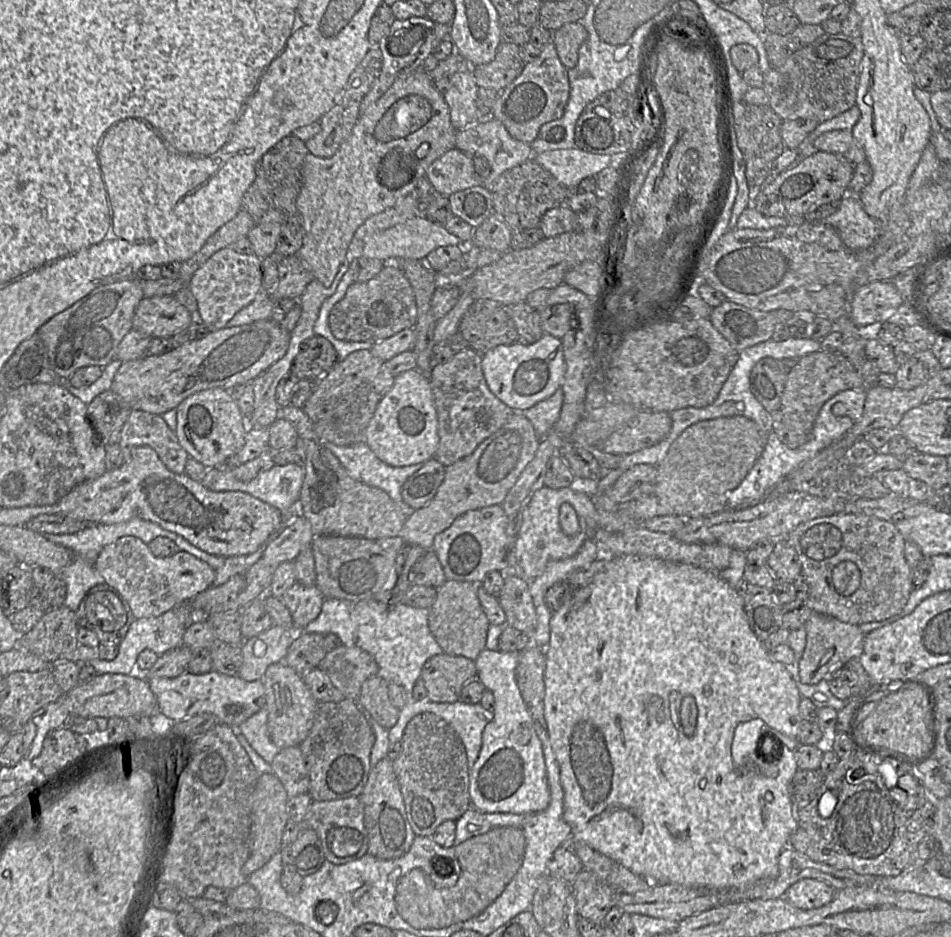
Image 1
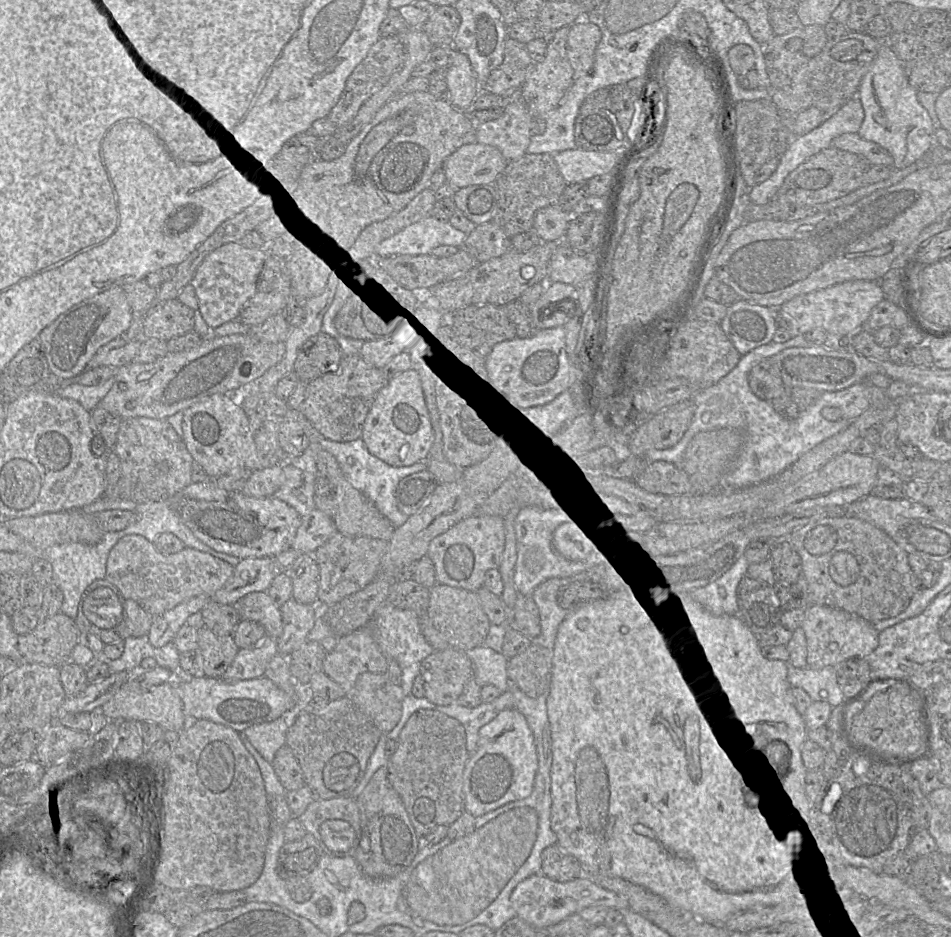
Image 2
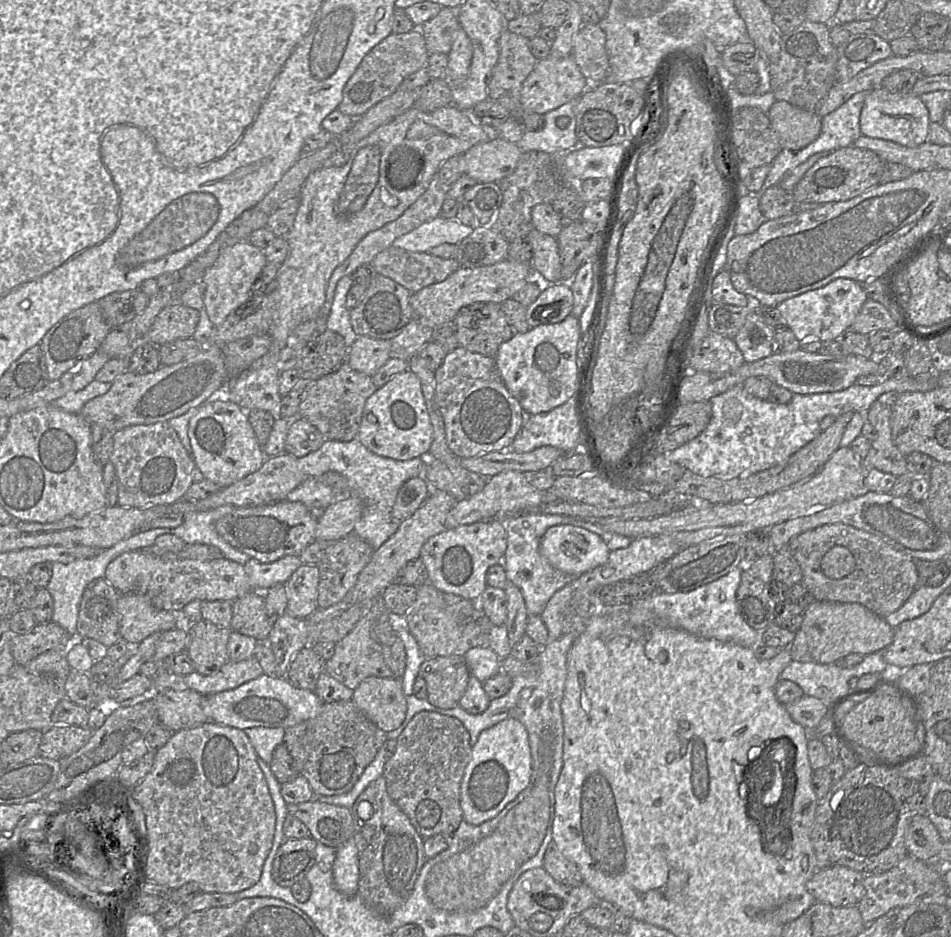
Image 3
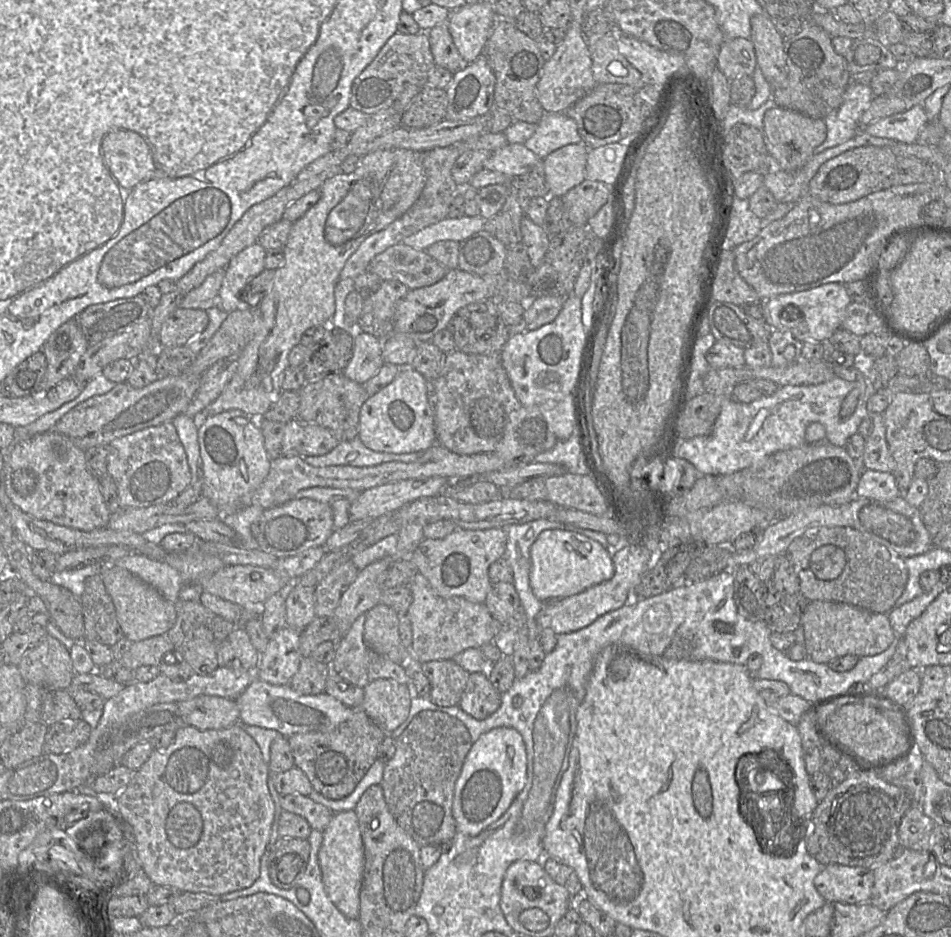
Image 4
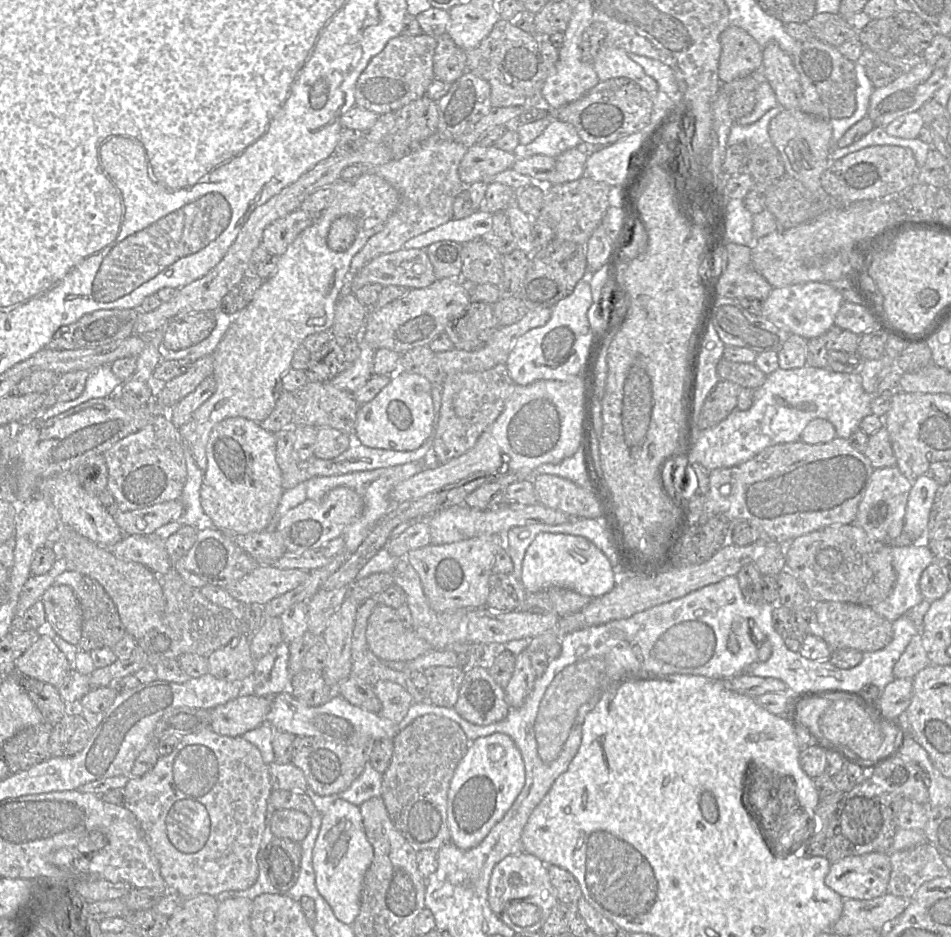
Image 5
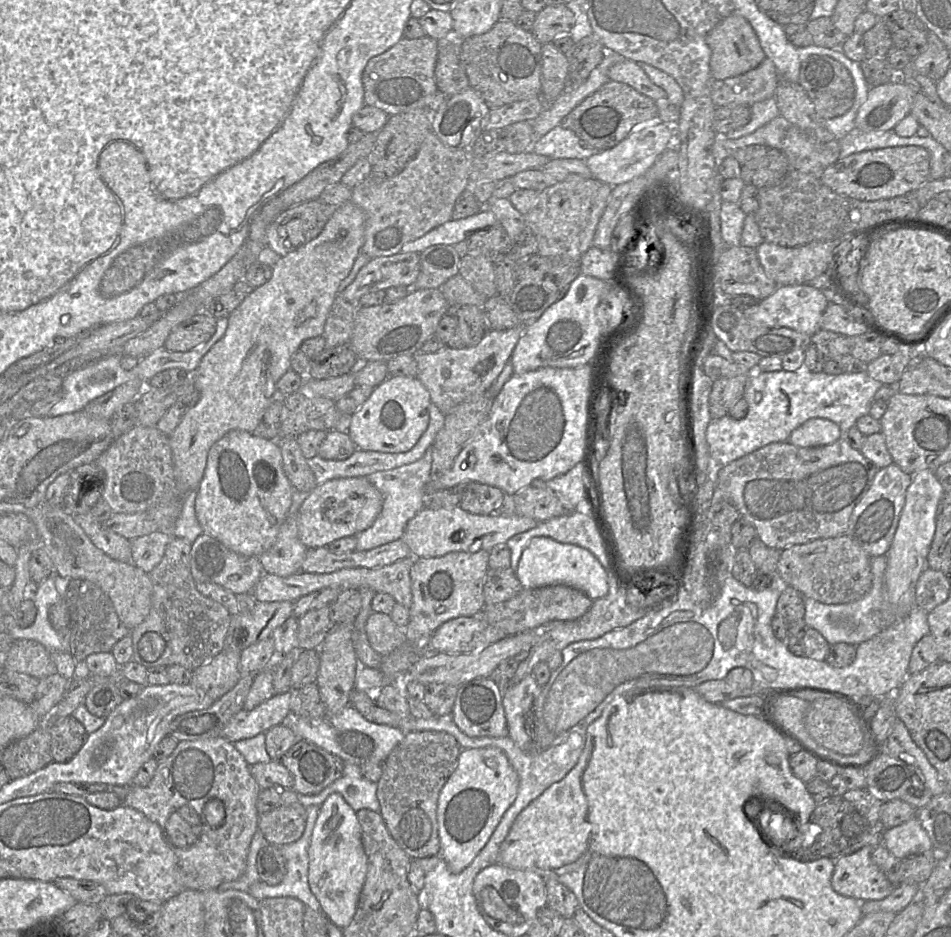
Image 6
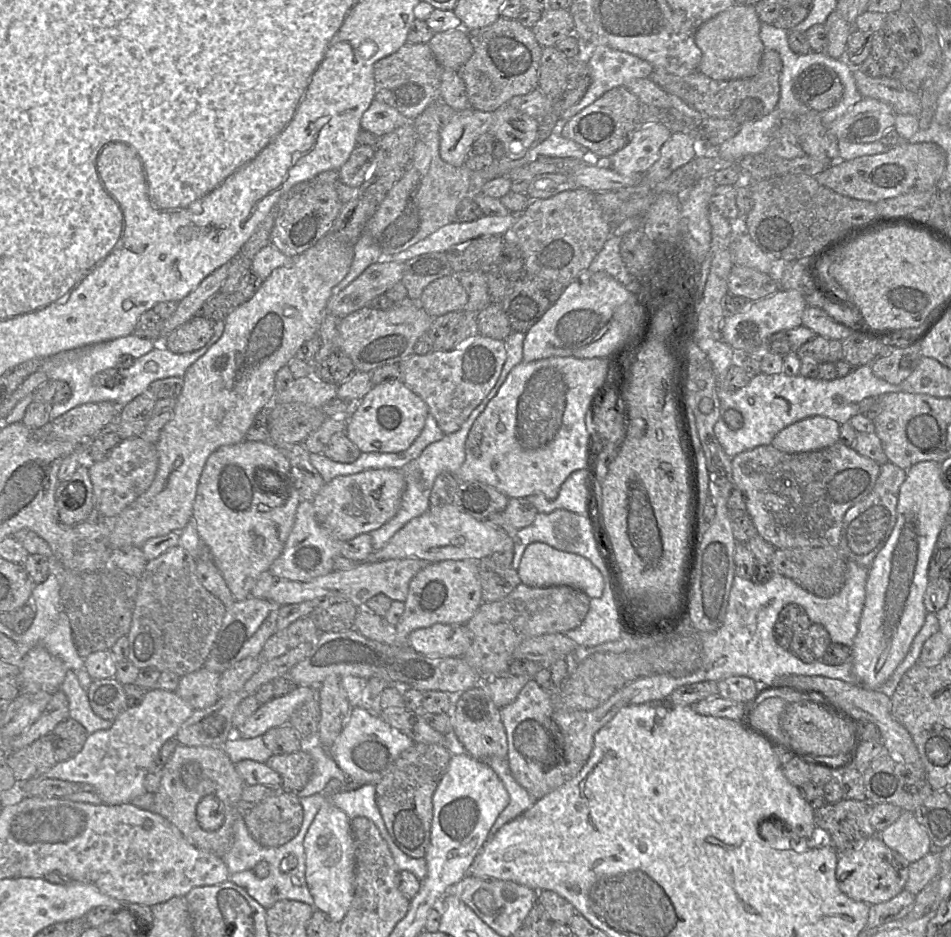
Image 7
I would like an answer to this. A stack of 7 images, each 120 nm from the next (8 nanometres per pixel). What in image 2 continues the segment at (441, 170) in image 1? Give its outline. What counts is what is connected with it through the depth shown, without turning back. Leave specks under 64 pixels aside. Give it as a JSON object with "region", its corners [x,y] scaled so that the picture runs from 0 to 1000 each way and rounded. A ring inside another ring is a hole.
{"region":[[[496,153],[485,156],[471,166],[464,181],[468,186],[469,195],[486,202],[518,196],[534,173],[523,158]]]}

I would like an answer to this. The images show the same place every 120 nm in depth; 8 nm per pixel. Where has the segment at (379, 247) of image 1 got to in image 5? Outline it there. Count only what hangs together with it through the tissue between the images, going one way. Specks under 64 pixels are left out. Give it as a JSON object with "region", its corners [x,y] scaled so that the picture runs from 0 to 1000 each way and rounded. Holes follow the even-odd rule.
{"region":[[[509,224],[499,225],[485,235],[473,235],[456,244],[427,257],[425,266],[448,266],[462,257],[476,257],[490,260],[505,255],[517,243],[518,228]]]}

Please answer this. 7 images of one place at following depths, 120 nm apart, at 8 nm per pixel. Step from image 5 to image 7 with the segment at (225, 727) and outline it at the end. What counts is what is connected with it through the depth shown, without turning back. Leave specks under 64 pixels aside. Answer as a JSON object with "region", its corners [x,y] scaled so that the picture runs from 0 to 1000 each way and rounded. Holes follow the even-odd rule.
{"region":[[[313,732],[302,742],[287,745],[274,752],[267,762],[247,779],[256,788],[277,785],[282,779],[304,773],[309,758],[320,748],[335,747],[334,733]]]}

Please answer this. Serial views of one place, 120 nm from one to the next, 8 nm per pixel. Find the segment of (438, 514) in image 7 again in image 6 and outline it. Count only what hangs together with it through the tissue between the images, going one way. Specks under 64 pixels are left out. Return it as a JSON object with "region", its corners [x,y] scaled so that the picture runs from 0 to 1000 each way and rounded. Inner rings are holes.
{"region":[[[484,540],[471,542],[446,542],[432,554],[423,572],[429,582],[432,593],[436,596],[453,596],[467,593],[473,589],[516,588],[543,570],[555,567],[567,559],[560,553],[540,549],[526,551],[521,549],[501,550],[487,544]]]}

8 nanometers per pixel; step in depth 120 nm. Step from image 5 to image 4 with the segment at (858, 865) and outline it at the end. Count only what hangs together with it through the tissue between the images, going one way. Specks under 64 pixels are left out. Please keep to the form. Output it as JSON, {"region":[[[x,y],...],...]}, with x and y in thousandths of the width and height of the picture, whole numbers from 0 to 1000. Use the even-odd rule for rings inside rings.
{"region":[[[873,922],[857,936],[856,945],[870,963],[910,965],[916,958],[919,927]]]}

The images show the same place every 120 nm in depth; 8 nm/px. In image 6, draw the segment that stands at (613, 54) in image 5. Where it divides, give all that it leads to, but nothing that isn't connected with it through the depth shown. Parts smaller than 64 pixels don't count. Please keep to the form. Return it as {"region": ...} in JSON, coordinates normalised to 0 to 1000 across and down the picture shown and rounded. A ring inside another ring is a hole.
{"region":[[[657,63],[645,69],[639,77],[642,86],[659,90],[672,99],[690,108],[700,104],[699,97],[689,91],[665,64]]]}

